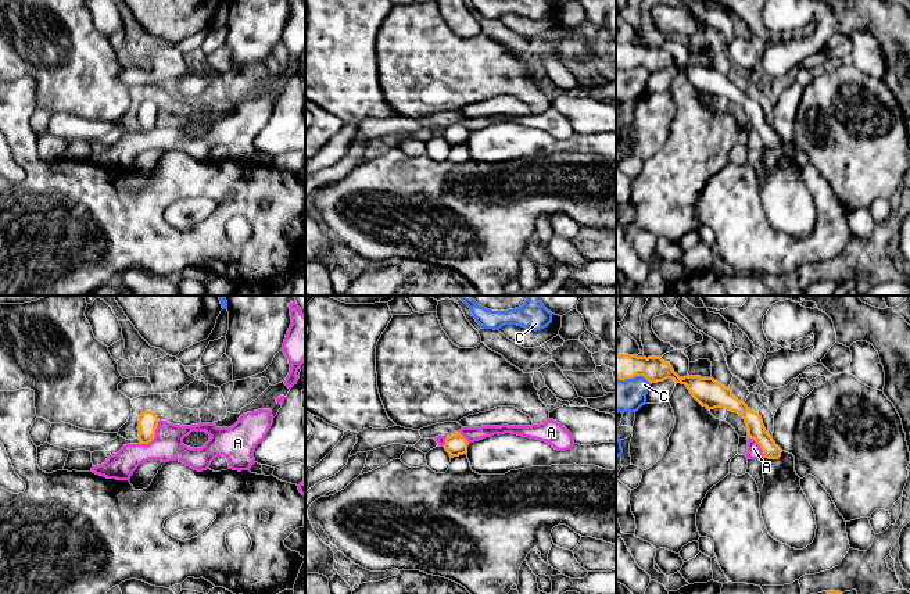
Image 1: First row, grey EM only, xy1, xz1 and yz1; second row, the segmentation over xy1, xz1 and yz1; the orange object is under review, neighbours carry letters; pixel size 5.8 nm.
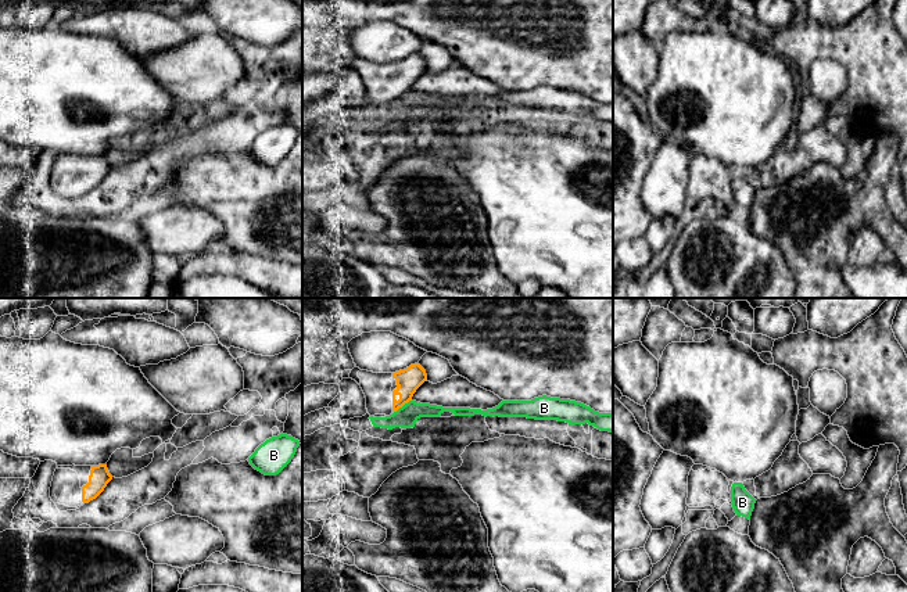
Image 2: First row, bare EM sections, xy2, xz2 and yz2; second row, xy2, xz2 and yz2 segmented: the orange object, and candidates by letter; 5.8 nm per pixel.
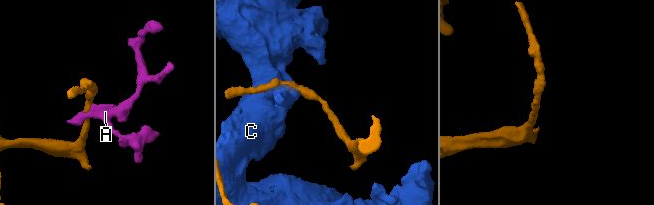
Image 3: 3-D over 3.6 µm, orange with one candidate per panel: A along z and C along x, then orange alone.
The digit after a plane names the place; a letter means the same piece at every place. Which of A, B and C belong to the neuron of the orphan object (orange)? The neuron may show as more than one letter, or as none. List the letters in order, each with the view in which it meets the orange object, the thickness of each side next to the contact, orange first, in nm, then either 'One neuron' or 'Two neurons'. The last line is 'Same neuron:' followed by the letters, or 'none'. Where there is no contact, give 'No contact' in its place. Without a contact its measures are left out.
A: Touches orange in xy1. Thickness 110 nm (orange) against 180 nm. Two neurons
B: Touches orange in xz2. Thickness 140 nm (orange) against 130 nm. Two neurons
C: Touches orange in yz1. Thickness 150 nm (orange) against 190 nm. Two neurons
Same neuron: none

